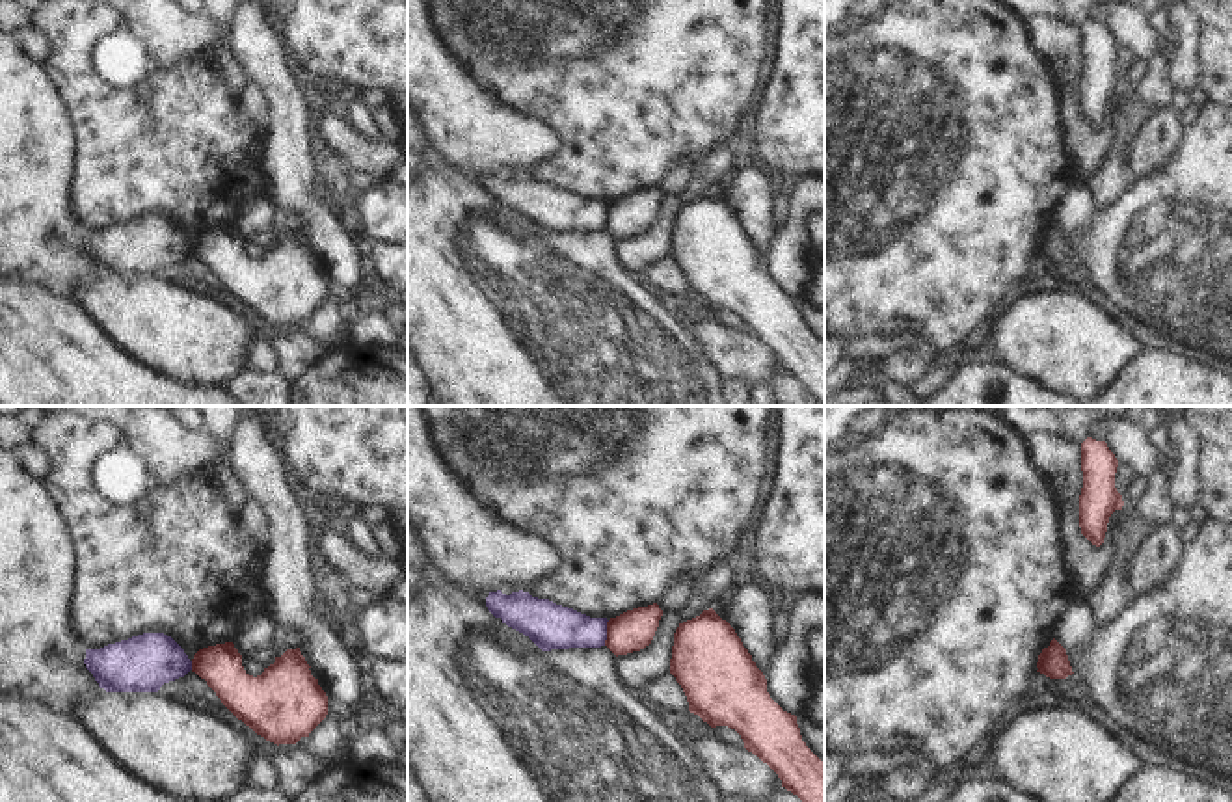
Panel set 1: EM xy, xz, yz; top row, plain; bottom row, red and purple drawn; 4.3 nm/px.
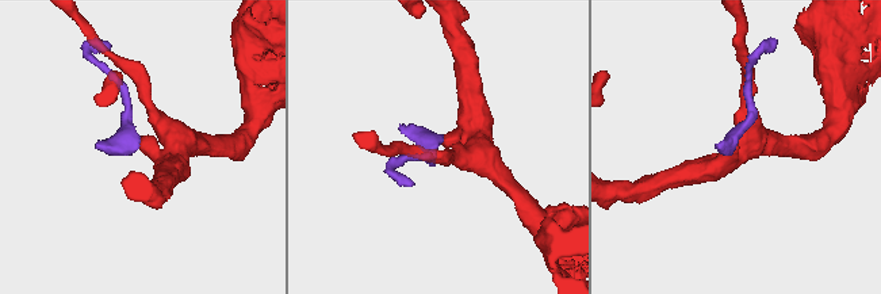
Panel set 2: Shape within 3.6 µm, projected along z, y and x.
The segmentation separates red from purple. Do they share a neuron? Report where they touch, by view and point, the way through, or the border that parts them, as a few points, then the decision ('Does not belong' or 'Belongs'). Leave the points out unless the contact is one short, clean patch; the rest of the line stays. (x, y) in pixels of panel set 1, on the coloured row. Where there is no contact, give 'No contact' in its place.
Touches red at xz (607, 633). Boundary: xz (609, 620), (603, 644). Does not belong

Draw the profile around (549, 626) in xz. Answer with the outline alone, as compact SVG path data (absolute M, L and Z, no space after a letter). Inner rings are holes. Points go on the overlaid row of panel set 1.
M476 590L473 595L502 623L529 636L542 651L605 646L607 618L590 618L523 590Z

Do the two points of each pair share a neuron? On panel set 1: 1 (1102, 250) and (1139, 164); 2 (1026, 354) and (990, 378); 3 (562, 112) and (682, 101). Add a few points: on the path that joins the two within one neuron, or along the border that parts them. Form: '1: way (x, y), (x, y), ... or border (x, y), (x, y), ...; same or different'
1: border (1173, 157), (1160, 172), (1130, 179); different
2: border (989, 354), (1043, 386); different
3: way (592, 101), (652, 101); same

